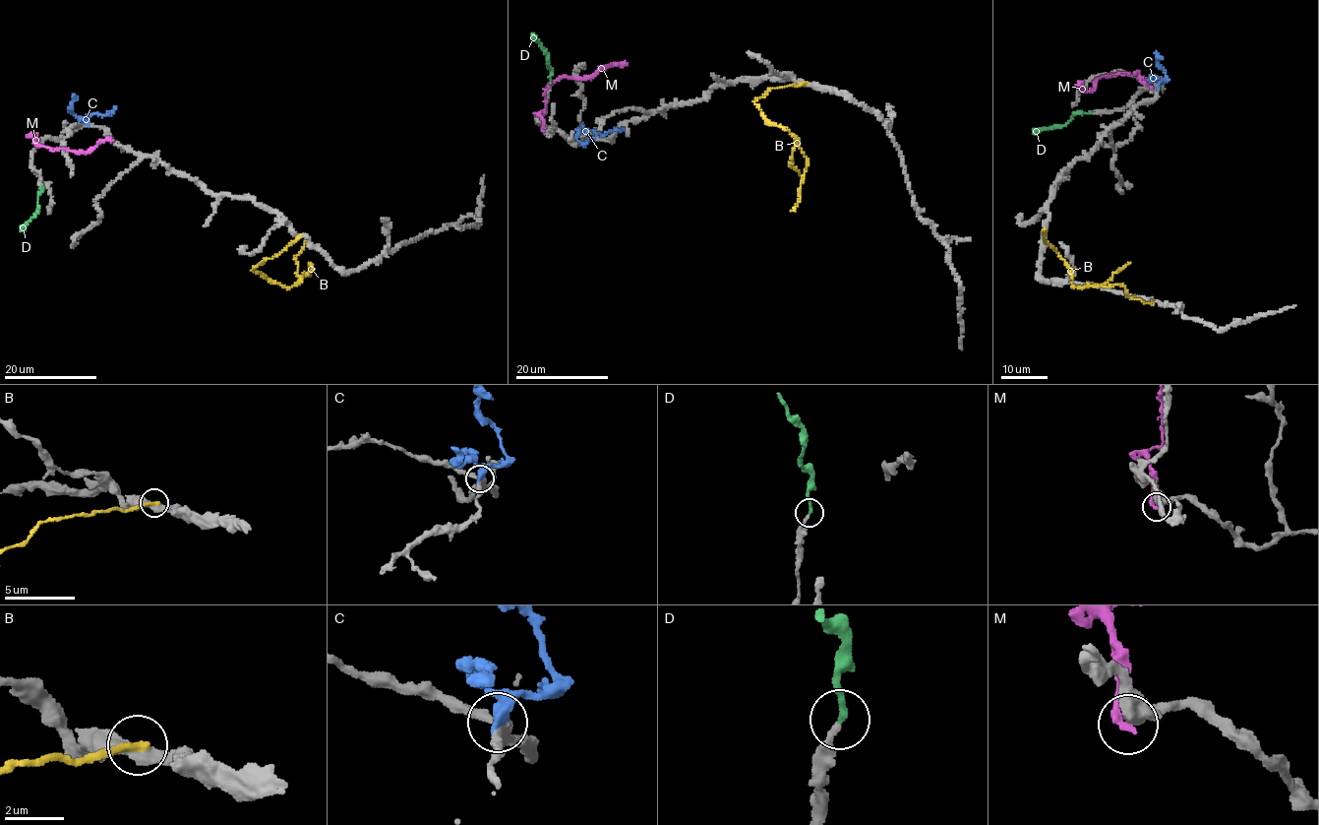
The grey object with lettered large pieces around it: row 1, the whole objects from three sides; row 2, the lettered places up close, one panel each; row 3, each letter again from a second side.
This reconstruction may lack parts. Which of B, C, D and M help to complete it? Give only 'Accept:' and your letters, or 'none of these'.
Accept: D

